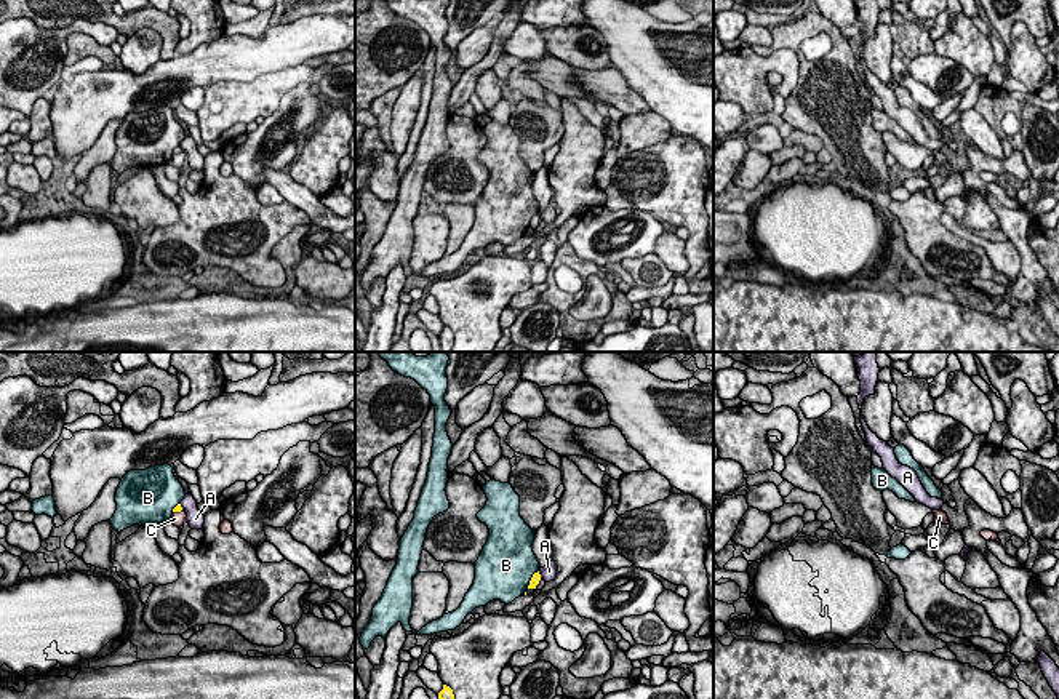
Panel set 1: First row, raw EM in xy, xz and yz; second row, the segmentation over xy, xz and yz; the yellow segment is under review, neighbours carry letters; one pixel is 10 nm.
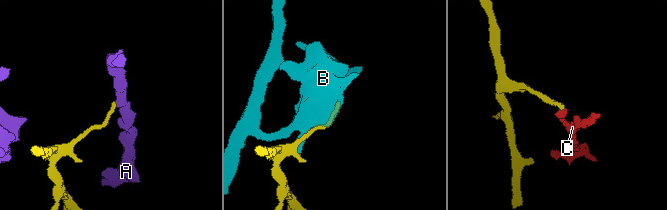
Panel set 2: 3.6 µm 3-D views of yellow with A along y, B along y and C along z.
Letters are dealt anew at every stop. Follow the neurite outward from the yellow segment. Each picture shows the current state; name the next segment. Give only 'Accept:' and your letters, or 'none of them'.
Accept: none of them

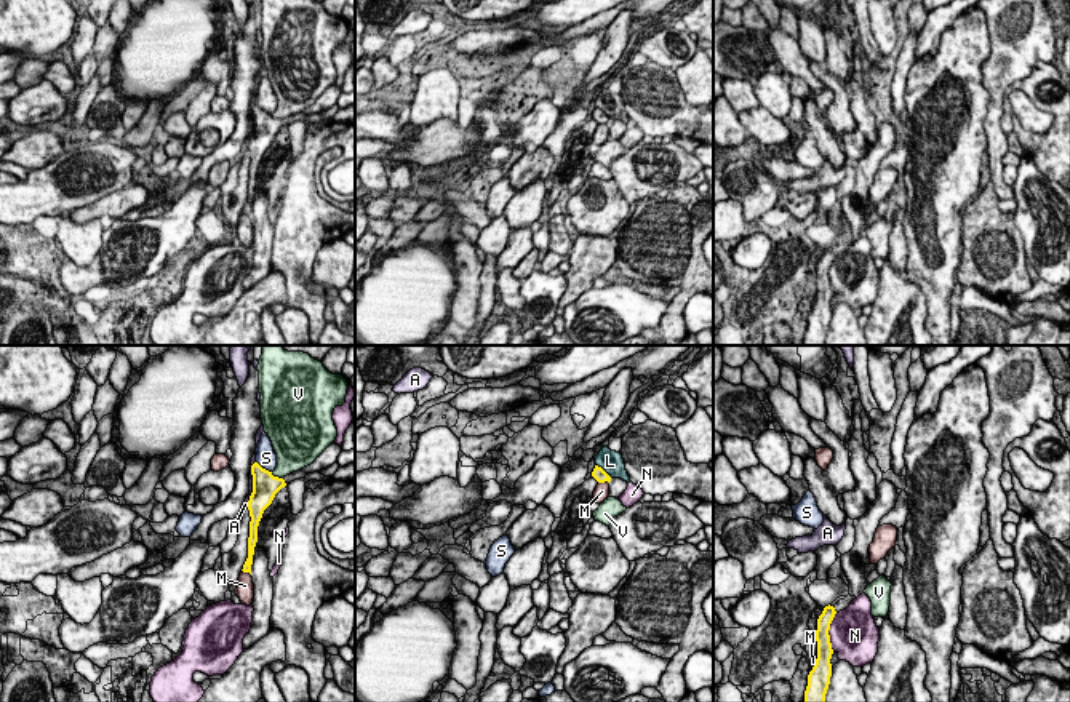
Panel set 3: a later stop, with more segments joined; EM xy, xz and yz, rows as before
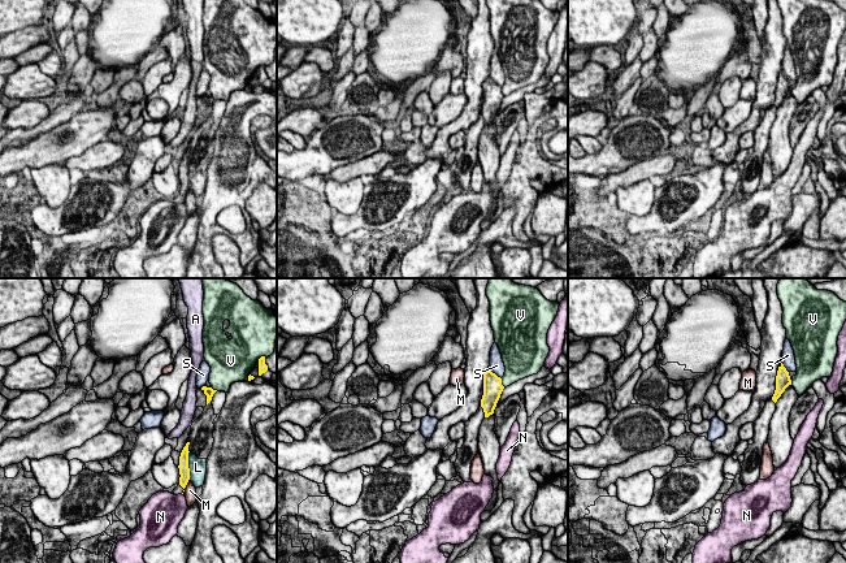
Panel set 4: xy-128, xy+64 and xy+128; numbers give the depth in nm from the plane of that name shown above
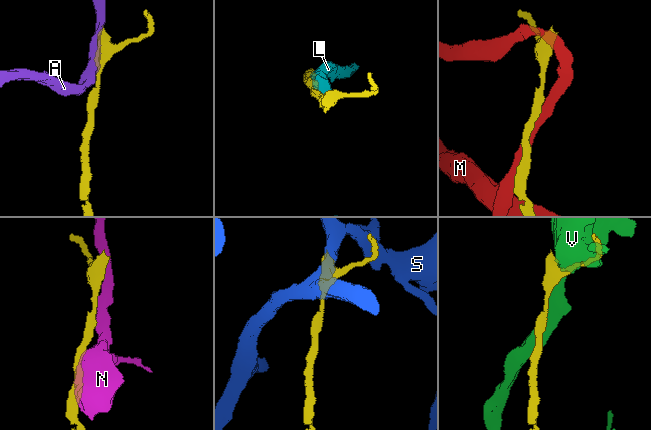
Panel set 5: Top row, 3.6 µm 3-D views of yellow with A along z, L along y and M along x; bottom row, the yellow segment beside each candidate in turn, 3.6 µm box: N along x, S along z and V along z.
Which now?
Accept: none of them

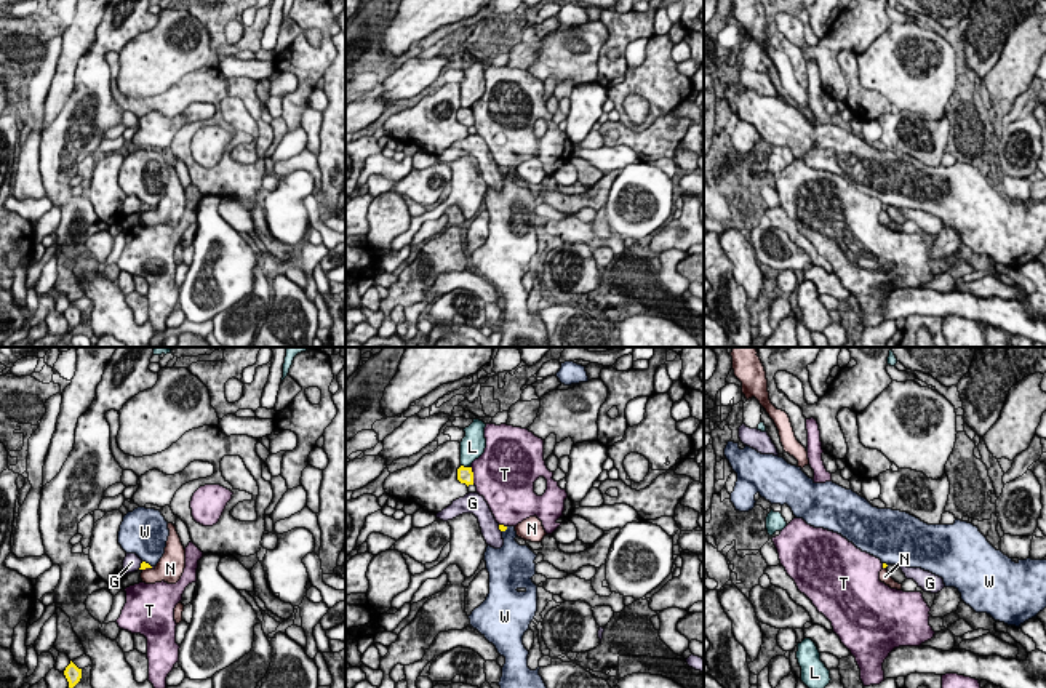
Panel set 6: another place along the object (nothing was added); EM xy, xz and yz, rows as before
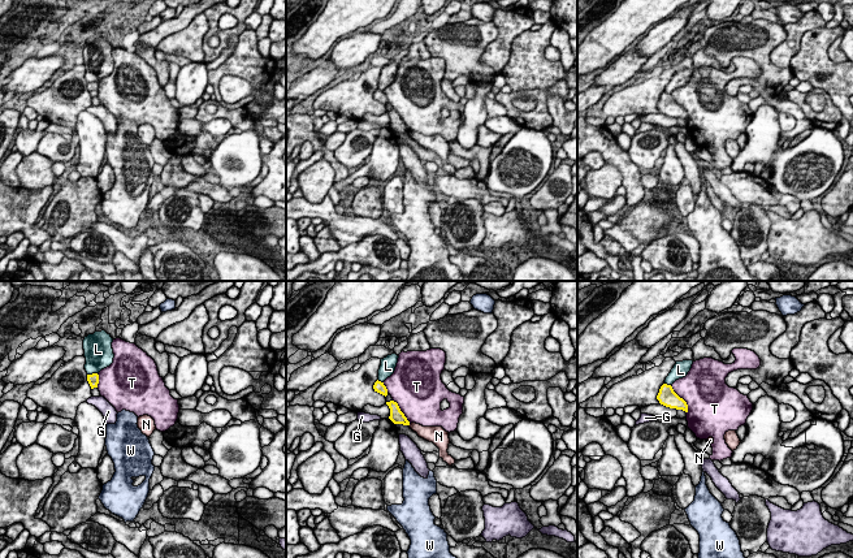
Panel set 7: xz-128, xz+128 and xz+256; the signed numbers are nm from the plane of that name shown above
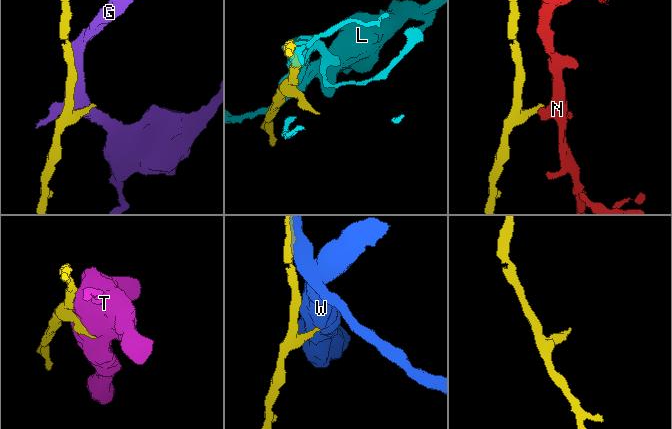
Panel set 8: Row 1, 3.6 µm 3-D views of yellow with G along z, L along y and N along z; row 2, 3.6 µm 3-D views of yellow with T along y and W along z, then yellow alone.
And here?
Accept: none of them

